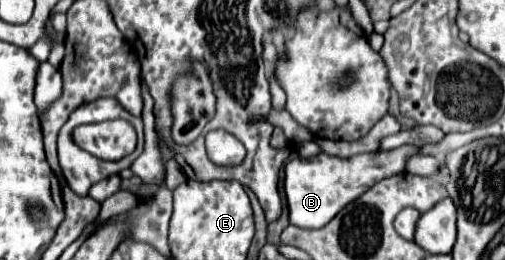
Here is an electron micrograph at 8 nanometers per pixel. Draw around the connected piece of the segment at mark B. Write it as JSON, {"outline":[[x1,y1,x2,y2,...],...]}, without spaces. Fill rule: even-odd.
{"outline":[[402,145,398,149,360,153,348,159,332,157,326,153,318,153,308,159,292,157,284,167,284,191,290,207,290,223,308,229,324,227,340,209,366,193,374,183,406,171,406,161,416,153,416,145]]}

